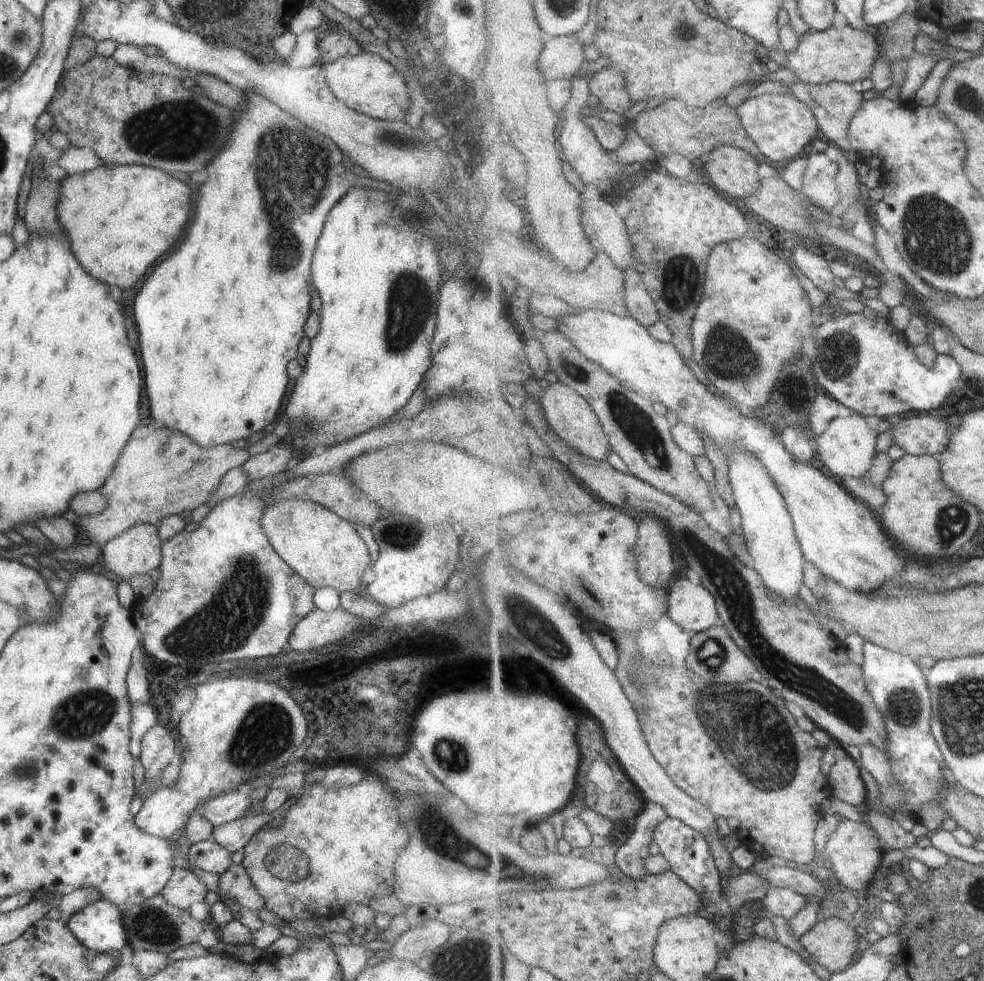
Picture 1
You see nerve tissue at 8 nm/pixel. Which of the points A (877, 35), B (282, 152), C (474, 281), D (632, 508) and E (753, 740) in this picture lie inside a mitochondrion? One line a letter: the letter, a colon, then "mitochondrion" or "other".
A: other
B: mitochondrion
C: other
D: other
E: mitochondrion

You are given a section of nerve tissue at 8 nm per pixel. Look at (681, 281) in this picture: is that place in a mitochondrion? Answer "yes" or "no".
yes

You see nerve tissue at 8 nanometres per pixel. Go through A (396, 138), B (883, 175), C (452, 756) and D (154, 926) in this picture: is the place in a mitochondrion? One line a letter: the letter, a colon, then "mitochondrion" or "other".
A: mitochondrion
B: other
C: mitochondrion
D: mitochondrion

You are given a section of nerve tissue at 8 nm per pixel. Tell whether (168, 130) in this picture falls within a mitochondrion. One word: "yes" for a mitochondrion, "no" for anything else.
yes

